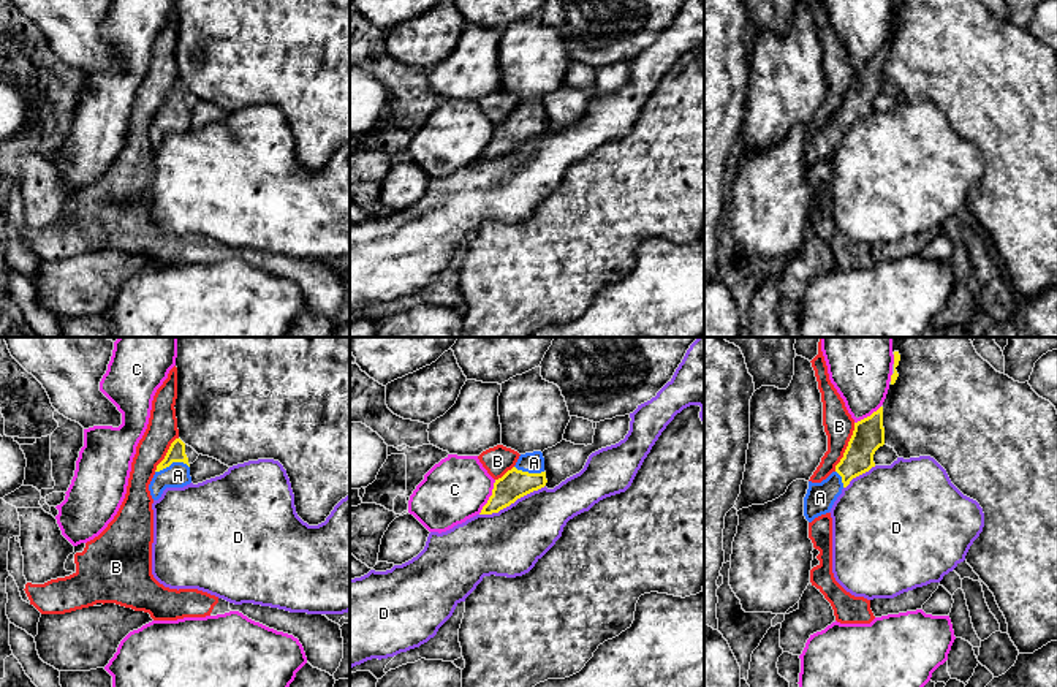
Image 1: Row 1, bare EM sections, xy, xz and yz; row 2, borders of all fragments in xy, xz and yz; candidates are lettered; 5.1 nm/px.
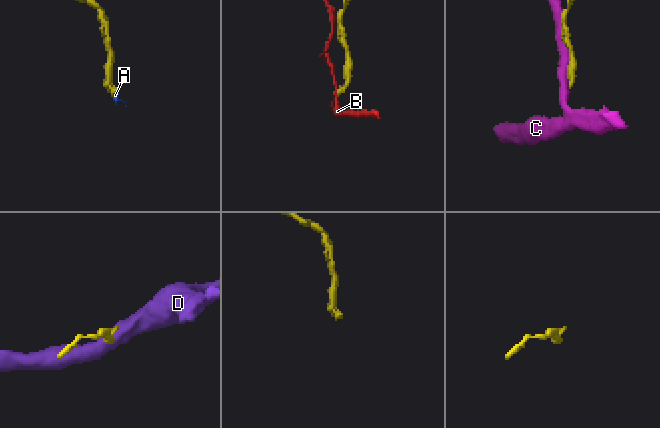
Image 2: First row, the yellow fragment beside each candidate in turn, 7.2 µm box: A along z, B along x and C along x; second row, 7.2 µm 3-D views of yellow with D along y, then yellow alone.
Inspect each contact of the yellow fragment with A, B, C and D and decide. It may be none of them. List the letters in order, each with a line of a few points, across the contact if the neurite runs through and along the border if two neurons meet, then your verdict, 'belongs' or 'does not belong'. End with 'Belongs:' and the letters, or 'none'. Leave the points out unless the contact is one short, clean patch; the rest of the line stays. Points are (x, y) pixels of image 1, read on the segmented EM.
A: line xy (176, 453), (171, 463), (178, 475); belongs
B: line yz (855, 423), (844, 456), (834, 470); does not belong
C: does not belong
D: line xz (545, 485), (497, 512), (480, 515); does not belong
Belongs: A

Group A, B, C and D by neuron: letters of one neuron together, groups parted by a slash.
A / B / C / D

